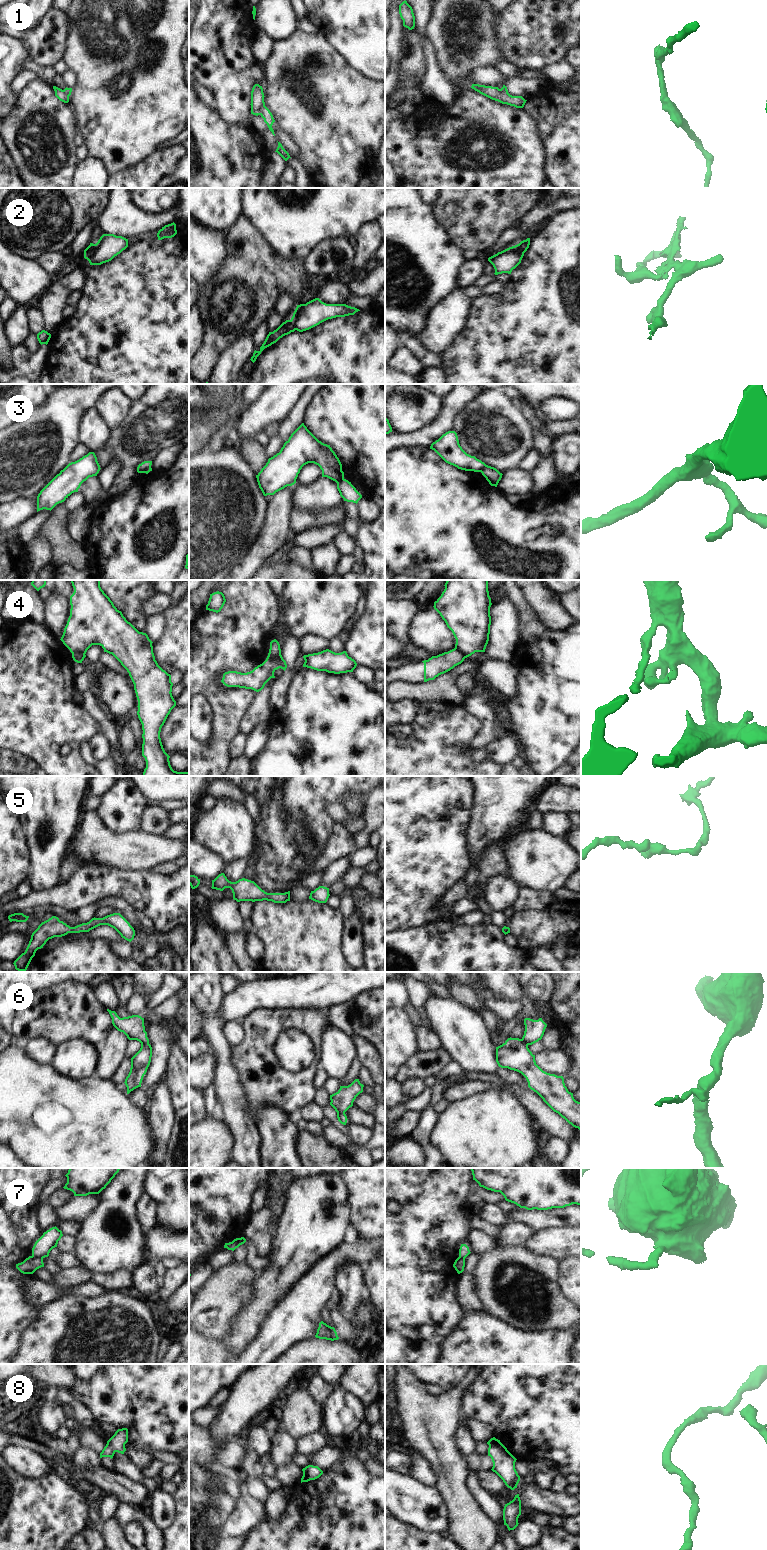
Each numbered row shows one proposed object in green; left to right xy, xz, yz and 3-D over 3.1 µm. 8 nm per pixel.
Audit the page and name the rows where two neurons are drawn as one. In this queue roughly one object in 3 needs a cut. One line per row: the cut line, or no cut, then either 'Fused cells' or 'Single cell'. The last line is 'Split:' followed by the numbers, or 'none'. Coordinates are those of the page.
1: Split along xz (264, 104), (260, 108), (259, 114). Fused cells
2: Split along xy (96, 244), (94, 252), (90, 256), (85, 257). Fused cells
3: Split along xz (343, 478), (337, 483). Fused cells
4: Split along xy (84, 653), (72, 654). Fused cells
5: No split. Single cell
6: Split along xy (141, 1043), (149, 1045). Fused cells
7: Split along xy (32, 1255), (42, 1258). Fused cells
8: No split. Single cell
Split: 1, 2, 3, 4, 6, 7

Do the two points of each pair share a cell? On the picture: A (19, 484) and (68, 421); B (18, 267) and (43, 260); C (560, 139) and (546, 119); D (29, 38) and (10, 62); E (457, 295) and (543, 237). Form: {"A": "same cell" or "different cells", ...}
{"A": "same cell", "B": "different cells", "C": "same cell", "D": "different cells", "E": "different cells"}

